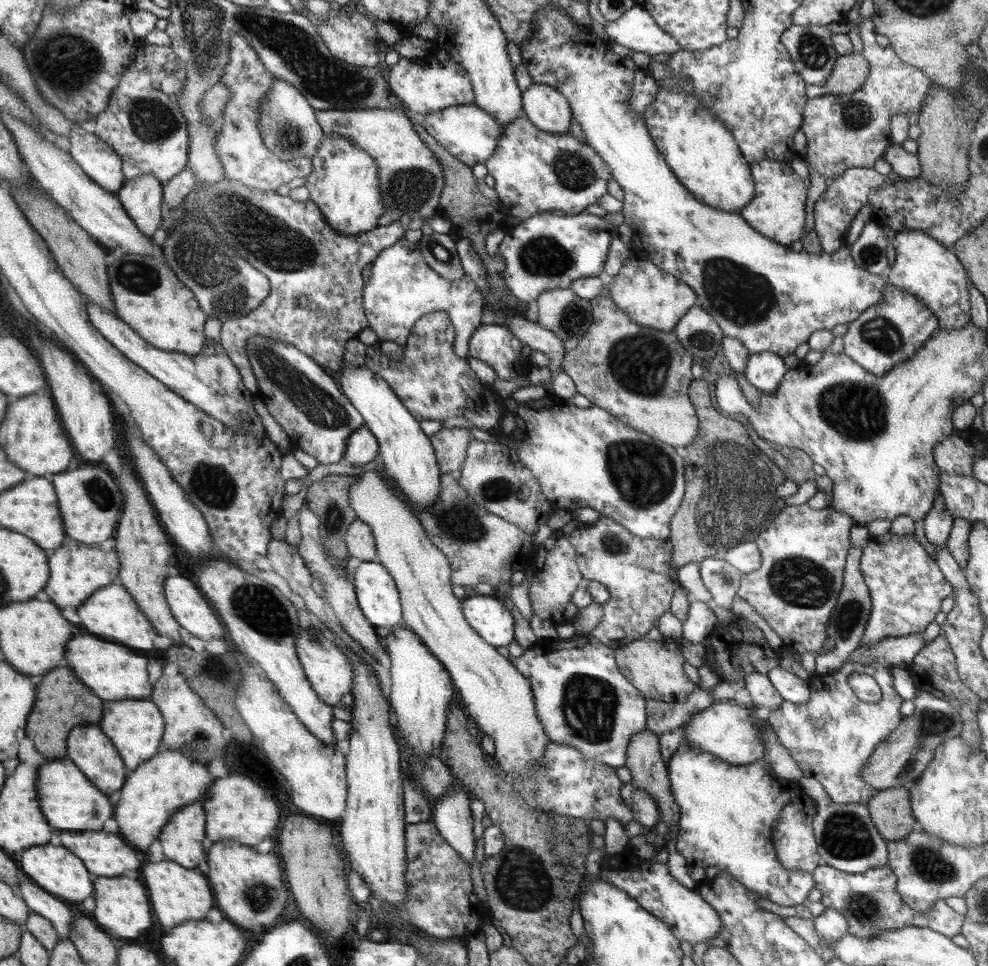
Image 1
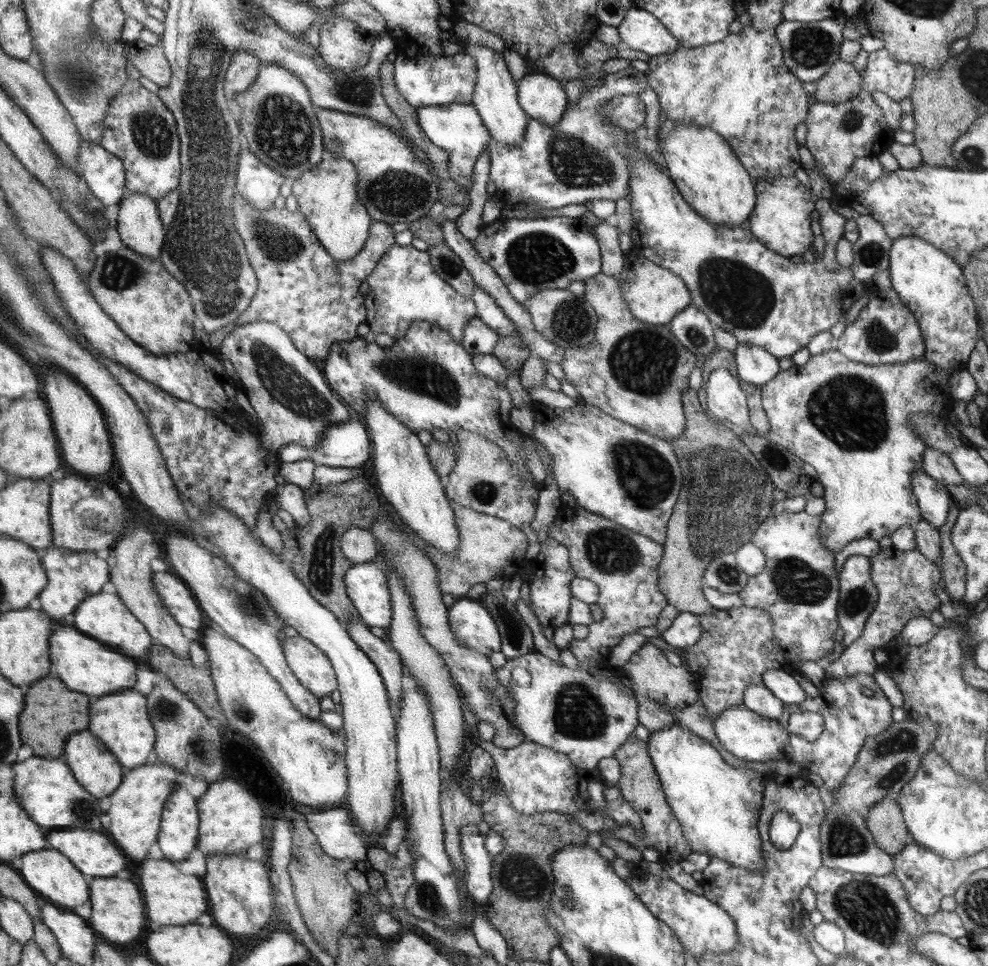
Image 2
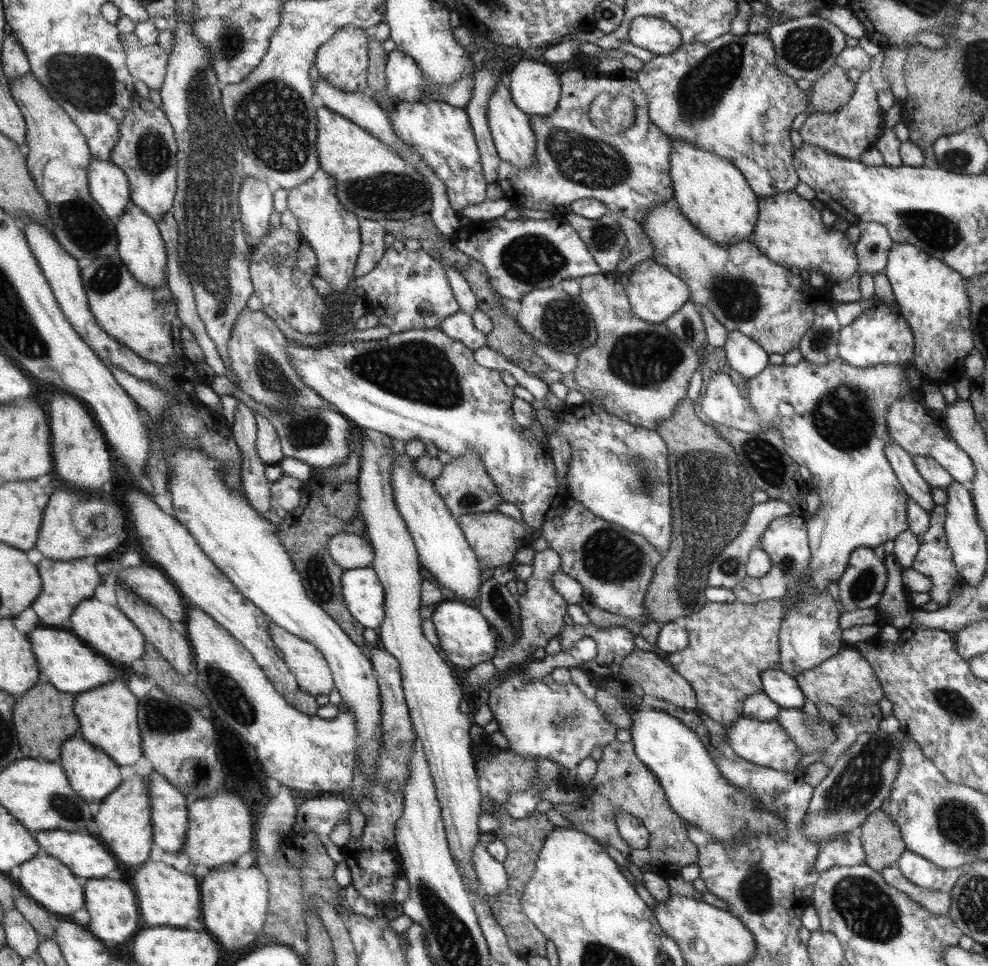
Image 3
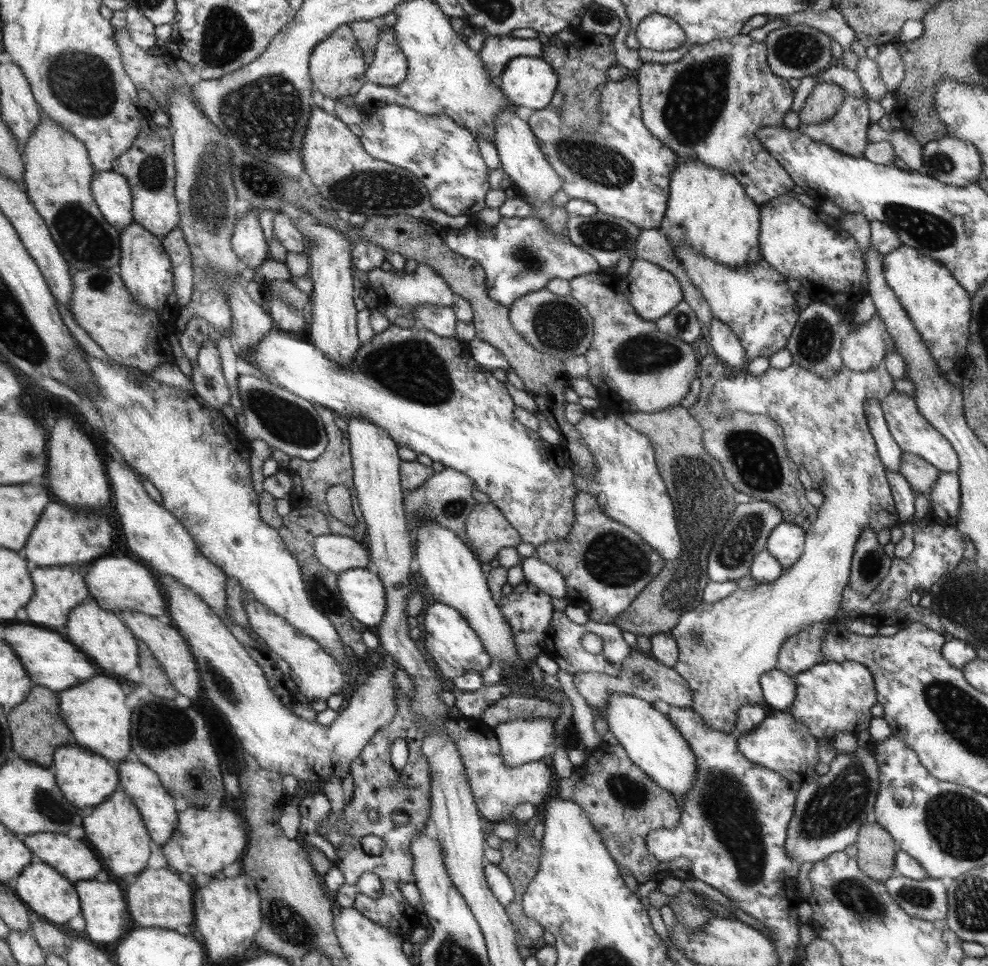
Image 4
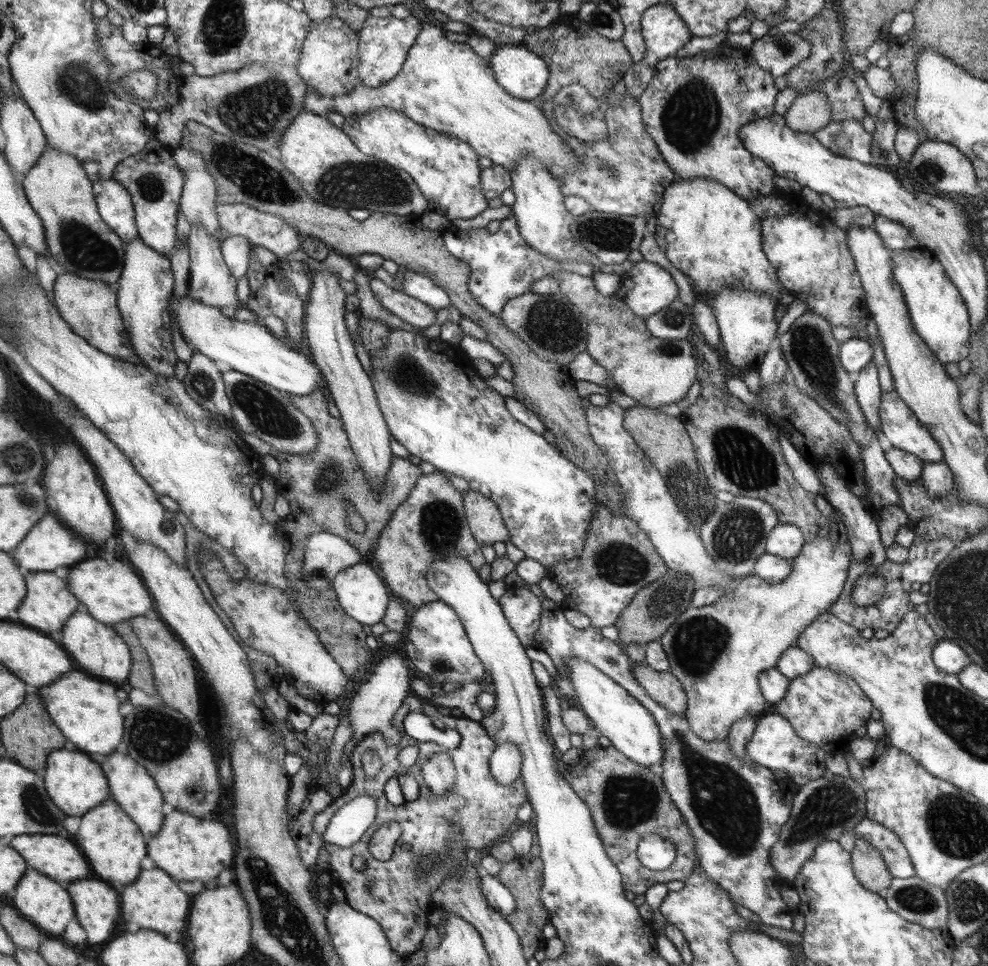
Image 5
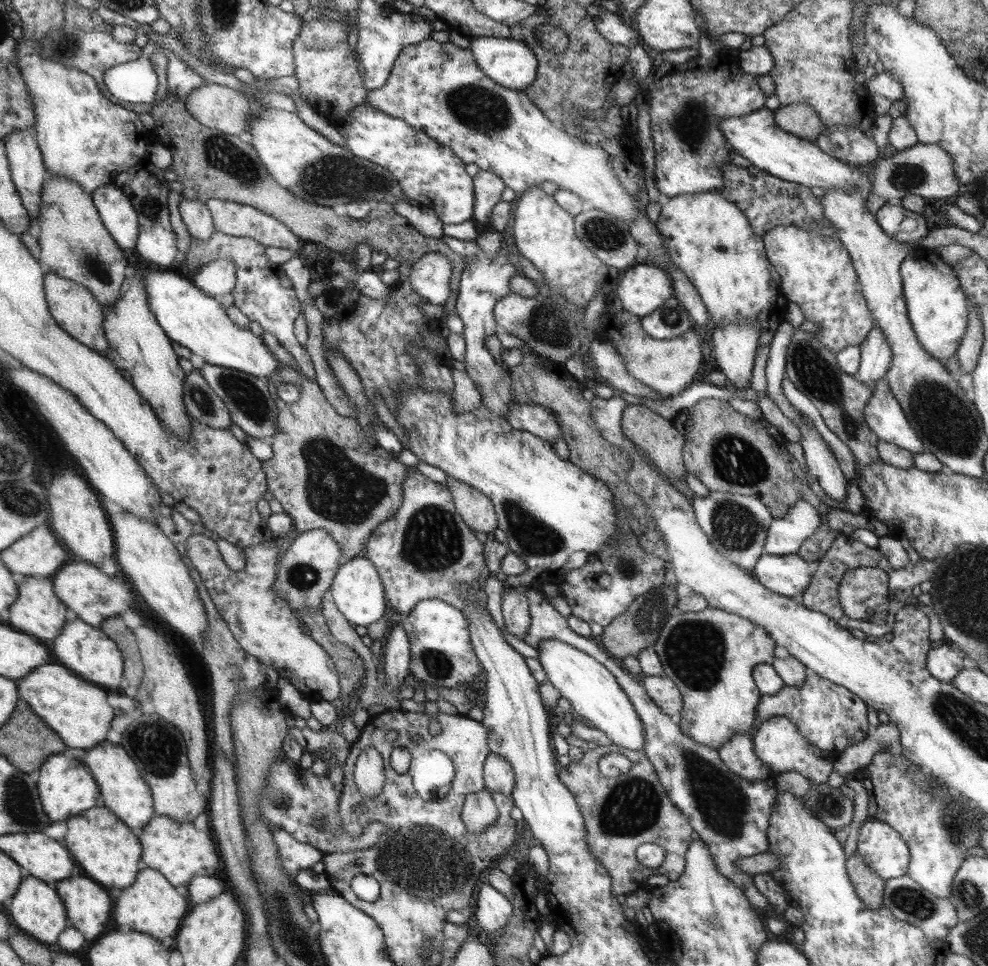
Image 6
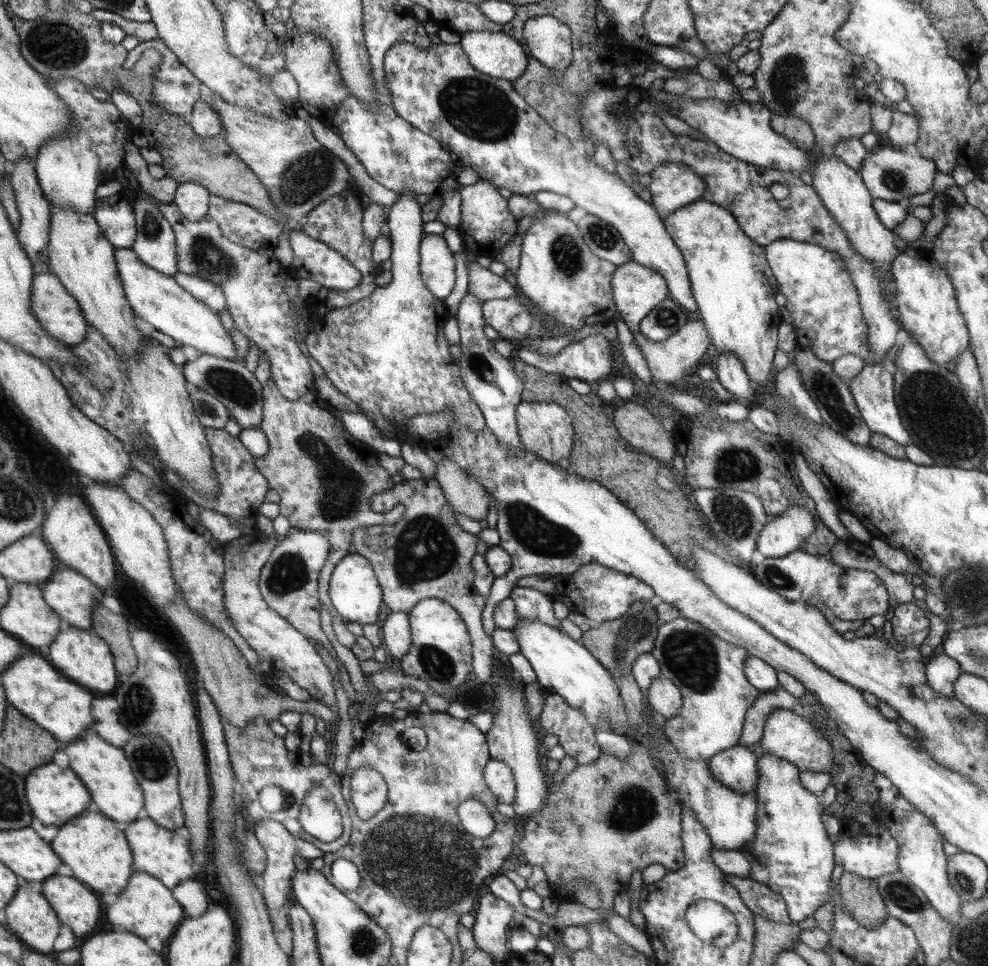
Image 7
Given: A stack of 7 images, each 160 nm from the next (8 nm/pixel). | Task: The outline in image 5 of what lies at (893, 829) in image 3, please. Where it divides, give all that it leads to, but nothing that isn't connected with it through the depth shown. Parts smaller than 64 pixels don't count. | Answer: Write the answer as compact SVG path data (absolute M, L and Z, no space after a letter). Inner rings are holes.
M863 838L856 839L854 849L851 851L851 860L853 861L855 876L863 883L864 888L880 894L891 886L893 879L891 871L883 859L882 853L878 848L874 848L870 841Z

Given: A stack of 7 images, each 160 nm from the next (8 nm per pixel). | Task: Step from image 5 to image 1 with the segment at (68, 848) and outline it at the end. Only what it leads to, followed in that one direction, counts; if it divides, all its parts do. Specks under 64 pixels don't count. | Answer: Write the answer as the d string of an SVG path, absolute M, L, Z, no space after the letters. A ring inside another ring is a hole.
M88 830L88 832L62 832L60 834L60 844L64 848L72 848L72 852L84 860L84 864L88 869L92 868L92 874L95 877L124 876L124 872L134 872L142 866L144 858L140 852L136 852L134 848L130 848L123 837L116 834L108 834L108 832L99 830Z

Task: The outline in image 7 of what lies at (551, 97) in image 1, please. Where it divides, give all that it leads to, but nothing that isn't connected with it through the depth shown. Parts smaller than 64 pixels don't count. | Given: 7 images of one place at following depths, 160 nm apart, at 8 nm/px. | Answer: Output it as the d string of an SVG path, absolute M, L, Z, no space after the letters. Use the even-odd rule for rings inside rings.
M466 31L460 36L460 47L479 72L510 82L526 74L529 59L514 37L488 31Z

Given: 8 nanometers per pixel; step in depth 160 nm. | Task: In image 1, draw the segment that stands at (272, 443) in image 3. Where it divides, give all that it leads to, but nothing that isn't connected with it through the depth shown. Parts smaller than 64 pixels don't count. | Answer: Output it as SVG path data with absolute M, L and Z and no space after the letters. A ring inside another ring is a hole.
M256 335L248 340L246 349L258 377L257 396L292 443L316 458L319 464L340 462L352 433L366 424L359 409L342 391L338 380L323 365L289 342Z

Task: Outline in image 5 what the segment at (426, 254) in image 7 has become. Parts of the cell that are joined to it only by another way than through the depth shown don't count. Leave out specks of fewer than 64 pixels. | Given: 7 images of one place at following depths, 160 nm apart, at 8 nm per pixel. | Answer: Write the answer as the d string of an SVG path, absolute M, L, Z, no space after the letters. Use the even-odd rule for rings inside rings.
M407 270L402 276L402 287L404 294L424 301L424 304L431 305L436 310L451 305L450 294L447 290L424 273Z

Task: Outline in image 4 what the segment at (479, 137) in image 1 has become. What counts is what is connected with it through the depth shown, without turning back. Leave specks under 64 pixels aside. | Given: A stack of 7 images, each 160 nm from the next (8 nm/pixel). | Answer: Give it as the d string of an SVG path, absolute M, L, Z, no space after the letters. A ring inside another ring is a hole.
M397 104L369 108L366 110L370 119L355 130L362 137L364 149L378 160L397 167L408 169L413 172L429 189L431 204L436 210L441 210L450 216L470 216L486 208L485 196L491 189L489 183L489 169L481 156L476 137L468 132L463 125L458 125L452 117L440 114L436 116L426 116L424 113L416 112L412 108L404 108Z

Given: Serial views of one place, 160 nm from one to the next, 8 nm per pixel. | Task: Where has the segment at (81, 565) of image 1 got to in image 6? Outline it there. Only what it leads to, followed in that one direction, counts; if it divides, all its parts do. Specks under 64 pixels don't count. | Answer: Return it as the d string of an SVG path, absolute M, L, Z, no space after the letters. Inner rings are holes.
M18 576L20 587L20 598L12 605L10 624L14 629L27 633L36 640L44 640L48 648L52 646L52 640L58 638L62 626L66 624L67 605L59 599L55 592L55 587L50 577L42 576Z

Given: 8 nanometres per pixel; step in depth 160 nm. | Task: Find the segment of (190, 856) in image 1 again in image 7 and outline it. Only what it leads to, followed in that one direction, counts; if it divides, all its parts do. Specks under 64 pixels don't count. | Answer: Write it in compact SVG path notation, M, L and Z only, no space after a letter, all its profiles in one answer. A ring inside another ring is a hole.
M90 728L82 739L66 744L63 751L68 755L69 768L79 774L80 780L90 789L95 810L112 820L125 824L134 823L135 820L142 818L145 812L142 786L134 773L134 768L128 764L126 754L102 738Z

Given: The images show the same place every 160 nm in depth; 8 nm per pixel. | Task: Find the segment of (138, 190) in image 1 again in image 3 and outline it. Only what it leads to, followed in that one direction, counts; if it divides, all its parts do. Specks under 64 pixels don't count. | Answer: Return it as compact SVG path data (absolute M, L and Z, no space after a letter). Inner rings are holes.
M132 203L127 207L126 214L120 216L115 224L118 233L118 255L130 269L140 284L147 286L162 286L167 282L164 267L167 265L166 244L157 222L144 212L139 205Z

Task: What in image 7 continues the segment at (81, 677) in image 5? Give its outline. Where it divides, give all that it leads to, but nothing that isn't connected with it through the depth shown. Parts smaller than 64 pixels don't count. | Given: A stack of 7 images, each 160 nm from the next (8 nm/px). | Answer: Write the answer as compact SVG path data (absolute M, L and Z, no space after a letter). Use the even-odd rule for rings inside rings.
M24 652L10 670L2 674L1 679L12 705L19 708L24 716L30 717L36 724L51 732L58 740L68 744L82 739L94 722L91 715L92 694L83 685L72 682L62 674L42 656L28 656L28 653Z

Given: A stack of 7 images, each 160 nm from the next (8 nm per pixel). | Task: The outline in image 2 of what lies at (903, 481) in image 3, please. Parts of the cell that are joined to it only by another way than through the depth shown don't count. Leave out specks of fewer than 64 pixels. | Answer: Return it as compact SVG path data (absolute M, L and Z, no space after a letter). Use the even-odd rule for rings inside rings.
M924 471L915 472L910 486L915 490L916 498L919 500L923 519L934 528L944 526L944 522L948 520L948 508L951 504L947 488Z

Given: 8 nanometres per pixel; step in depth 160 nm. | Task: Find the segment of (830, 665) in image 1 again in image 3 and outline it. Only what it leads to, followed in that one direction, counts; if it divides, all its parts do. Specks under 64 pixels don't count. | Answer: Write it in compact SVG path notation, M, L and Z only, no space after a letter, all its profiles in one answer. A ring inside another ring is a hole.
M858 547L852 552L850 566L839 580L842 611L876 608L886 590L887 566L872 547Z

